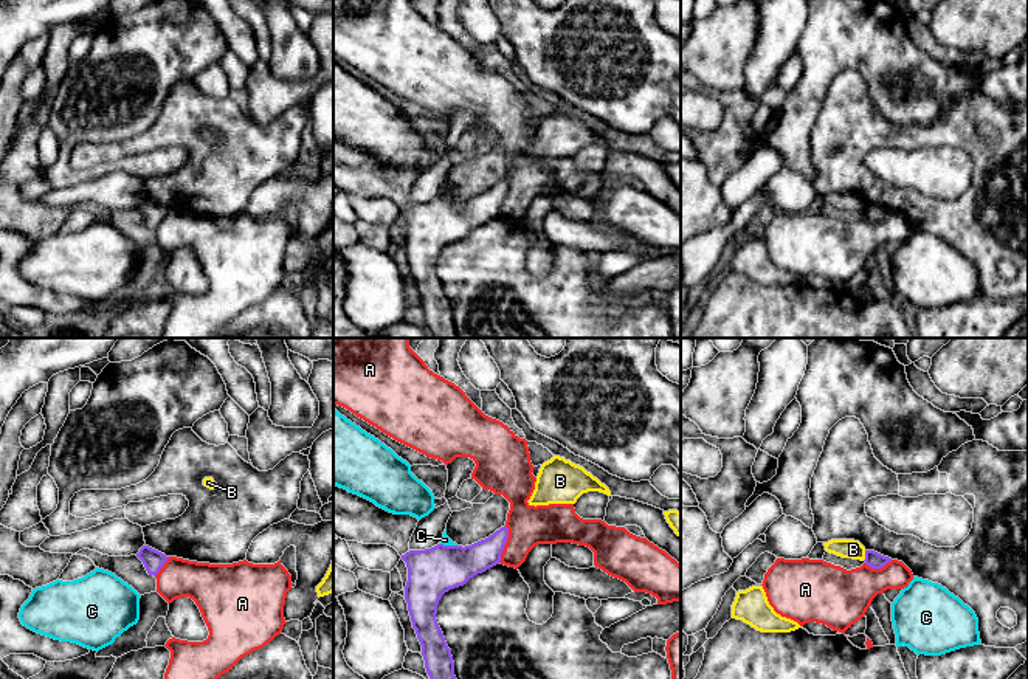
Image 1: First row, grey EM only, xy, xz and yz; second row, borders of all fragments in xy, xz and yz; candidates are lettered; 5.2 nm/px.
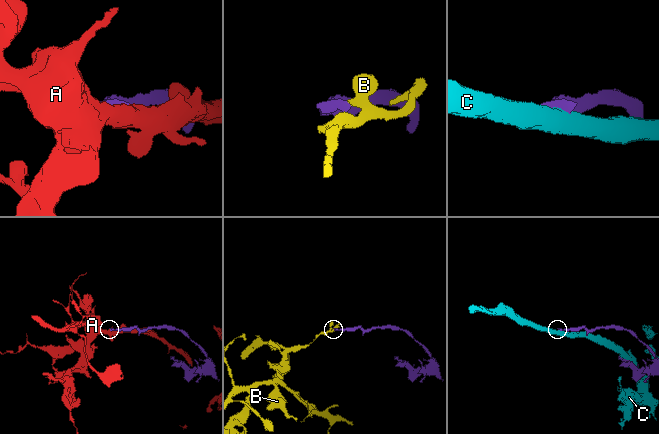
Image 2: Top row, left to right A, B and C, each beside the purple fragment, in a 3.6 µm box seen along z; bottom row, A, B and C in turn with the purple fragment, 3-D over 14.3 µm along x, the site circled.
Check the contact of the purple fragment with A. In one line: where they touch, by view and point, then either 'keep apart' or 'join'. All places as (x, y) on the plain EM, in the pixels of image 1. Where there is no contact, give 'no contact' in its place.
meets purple in xz at (504, 197); keep apart

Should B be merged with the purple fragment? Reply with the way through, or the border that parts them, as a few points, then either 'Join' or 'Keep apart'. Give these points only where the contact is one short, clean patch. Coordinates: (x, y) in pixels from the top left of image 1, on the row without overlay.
Boundary: yz (865, 203), (862, 213). Keep apart

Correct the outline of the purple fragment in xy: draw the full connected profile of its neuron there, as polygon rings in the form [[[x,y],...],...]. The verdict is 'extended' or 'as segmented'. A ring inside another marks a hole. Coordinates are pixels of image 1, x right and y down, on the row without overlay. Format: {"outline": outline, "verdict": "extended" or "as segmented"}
{"outline": [[[143,198],[140,205],[136,206],[136,209],[143,214],[147,226],[154,229],[157,229],[157,226],[160,225],[160,222],[164,219],[164,215],[169,211],[164,206],[149,198]]], "verdict": "as segmented"}

